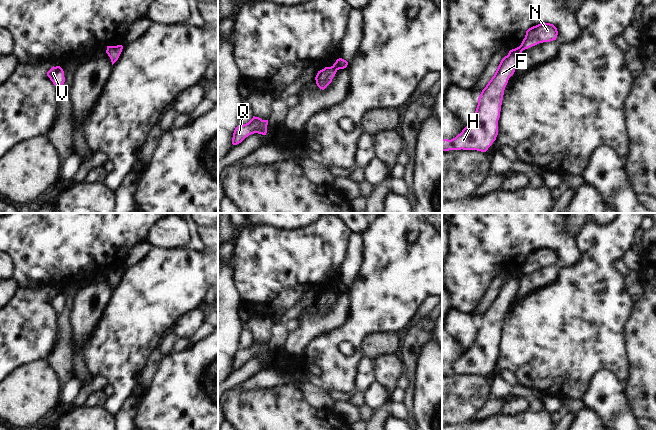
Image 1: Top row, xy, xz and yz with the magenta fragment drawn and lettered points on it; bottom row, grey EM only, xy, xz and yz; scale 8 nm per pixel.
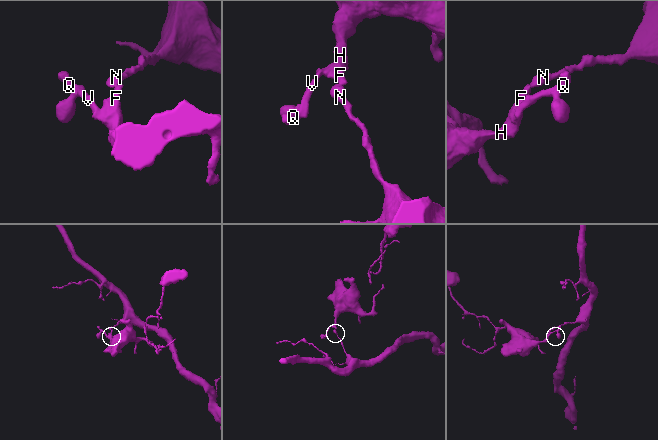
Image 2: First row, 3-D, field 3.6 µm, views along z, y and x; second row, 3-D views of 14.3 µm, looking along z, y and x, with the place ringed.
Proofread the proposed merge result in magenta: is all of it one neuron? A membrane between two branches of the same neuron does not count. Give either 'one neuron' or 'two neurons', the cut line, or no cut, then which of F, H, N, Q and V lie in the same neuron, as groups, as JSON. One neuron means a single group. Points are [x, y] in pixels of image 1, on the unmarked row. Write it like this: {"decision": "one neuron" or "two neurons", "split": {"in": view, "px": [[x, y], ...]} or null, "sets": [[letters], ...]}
{"decision": "two neurons", "split": {"in": "xz", "px": [[332, 290], [337, 293]]}, "sets": [["F", "H", "Q", "V"], ["N"]]}

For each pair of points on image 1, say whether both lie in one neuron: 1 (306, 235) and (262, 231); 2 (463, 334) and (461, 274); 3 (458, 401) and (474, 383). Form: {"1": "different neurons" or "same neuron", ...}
{"1": "same neuron", "2": "different neurons", "3": "same neuron"}

